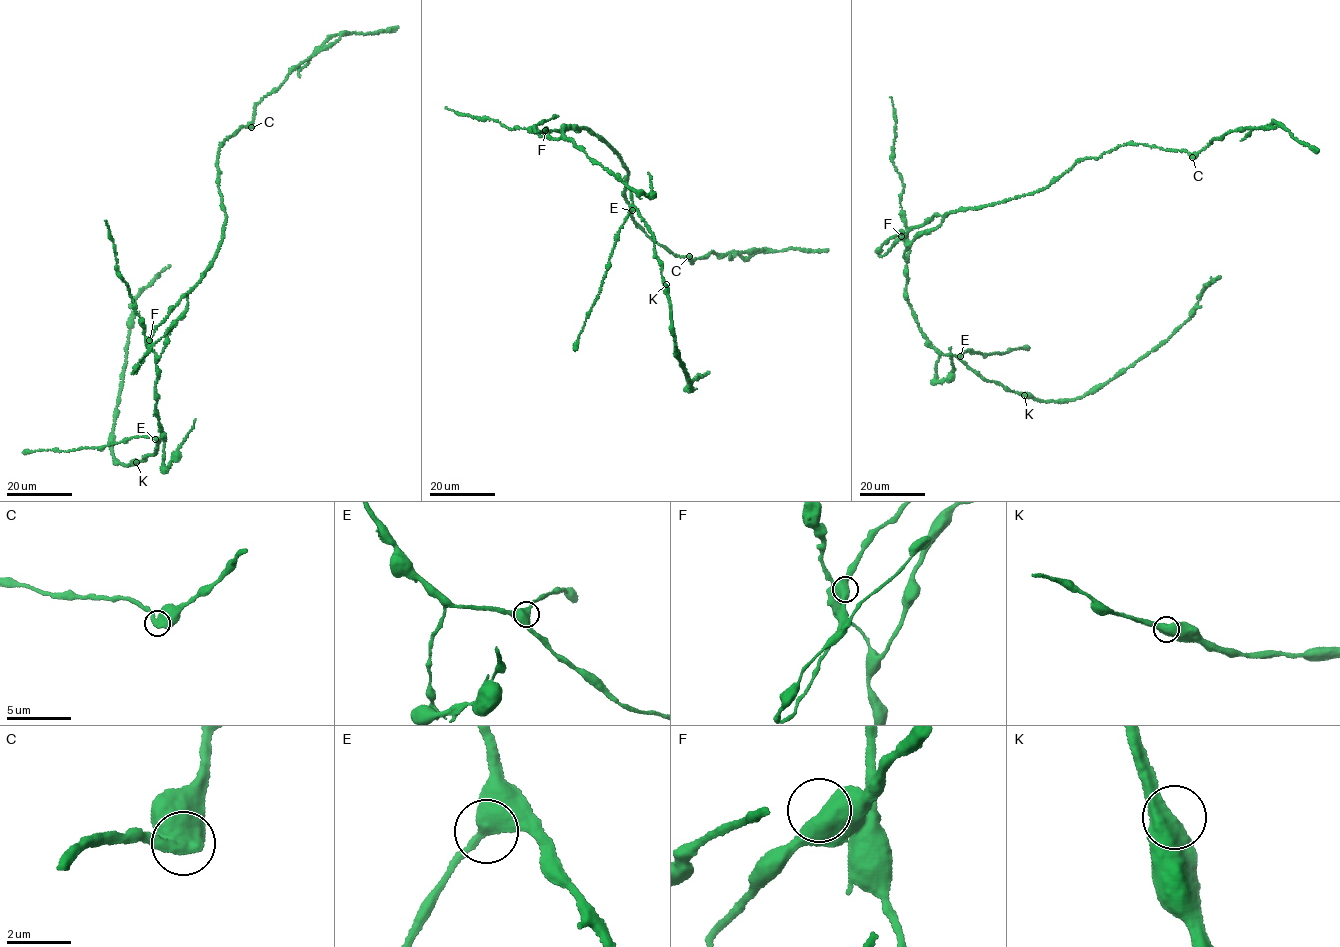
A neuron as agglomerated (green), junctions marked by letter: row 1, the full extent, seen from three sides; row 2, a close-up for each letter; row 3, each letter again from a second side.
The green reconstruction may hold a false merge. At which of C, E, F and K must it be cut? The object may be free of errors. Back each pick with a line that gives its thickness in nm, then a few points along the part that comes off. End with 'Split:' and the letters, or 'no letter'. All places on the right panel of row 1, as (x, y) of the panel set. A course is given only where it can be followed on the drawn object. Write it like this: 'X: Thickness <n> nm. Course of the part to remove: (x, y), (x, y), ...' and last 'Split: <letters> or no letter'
Split: no letter

